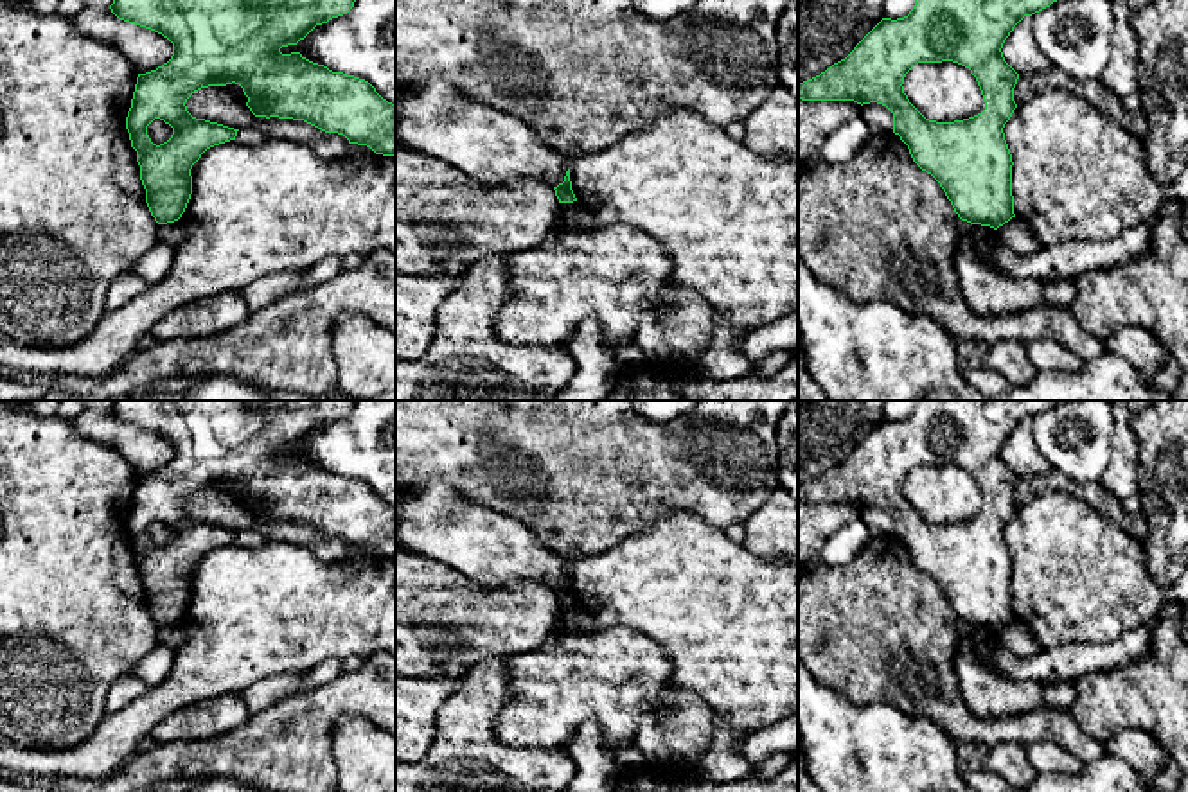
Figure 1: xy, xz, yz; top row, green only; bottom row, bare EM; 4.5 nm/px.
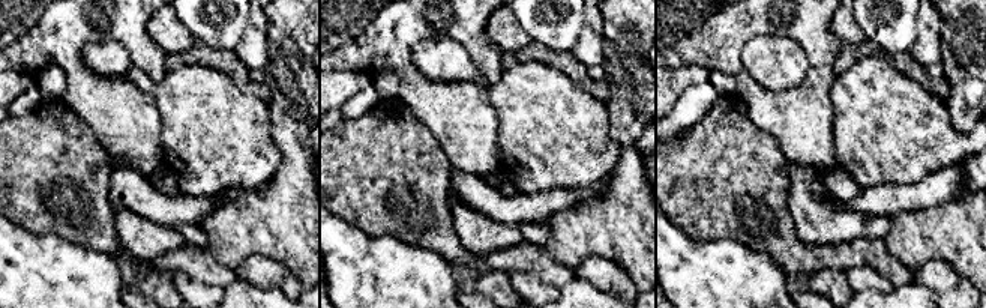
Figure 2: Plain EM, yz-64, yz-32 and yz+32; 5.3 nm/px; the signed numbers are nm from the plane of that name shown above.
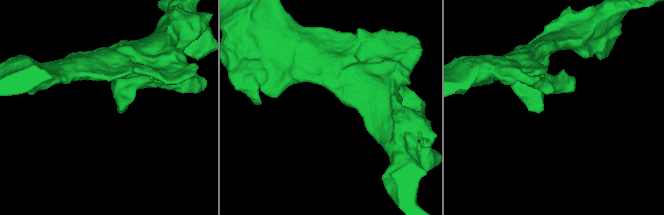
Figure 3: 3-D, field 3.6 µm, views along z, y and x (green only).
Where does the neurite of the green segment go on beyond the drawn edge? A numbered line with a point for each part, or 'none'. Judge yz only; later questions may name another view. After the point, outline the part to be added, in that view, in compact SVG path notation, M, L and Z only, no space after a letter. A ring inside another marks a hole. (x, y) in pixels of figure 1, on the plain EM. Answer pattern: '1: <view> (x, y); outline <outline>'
none

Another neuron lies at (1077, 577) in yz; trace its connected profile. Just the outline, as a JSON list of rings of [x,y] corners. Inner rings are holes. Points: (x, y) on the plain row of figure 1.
[[[1046,490],[1017,506],[1003,535],[1014,564],[1014,616],[1030,629],[1042,650],[1071,643],[1116,641],[1122,634],[1154,621],[1165,603],[1188,603],[1188,568],[1174,585],[1156,584],[1147,571],[1141,542],[1068,490]]]

